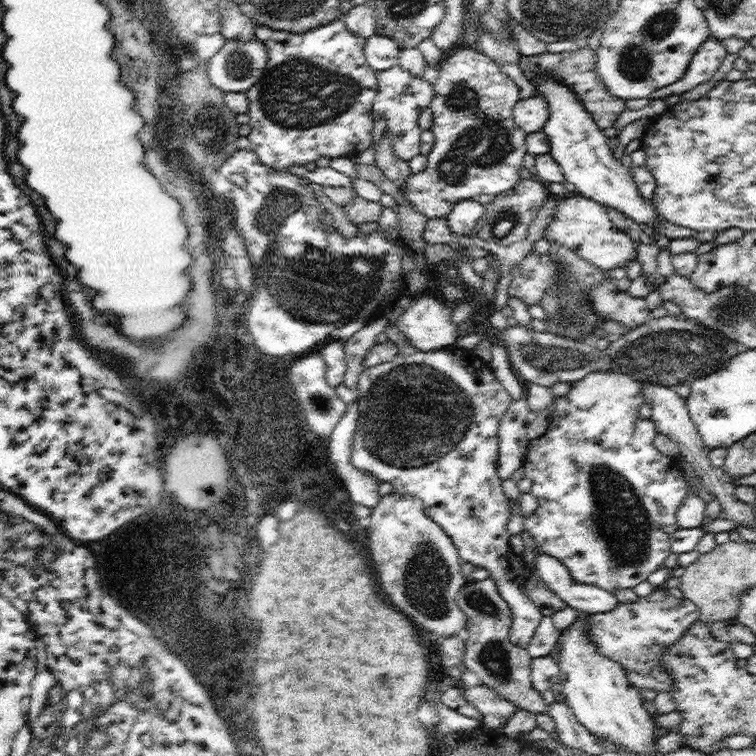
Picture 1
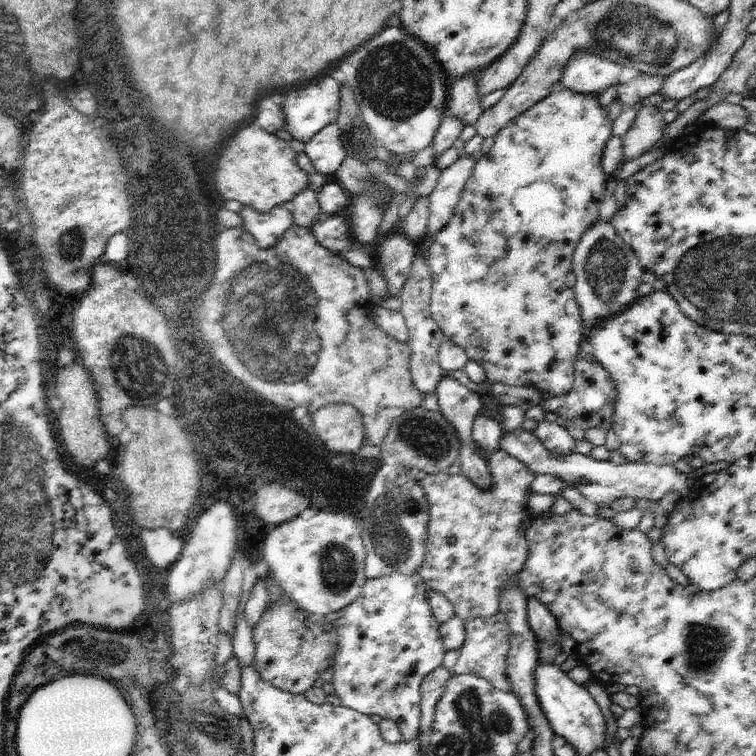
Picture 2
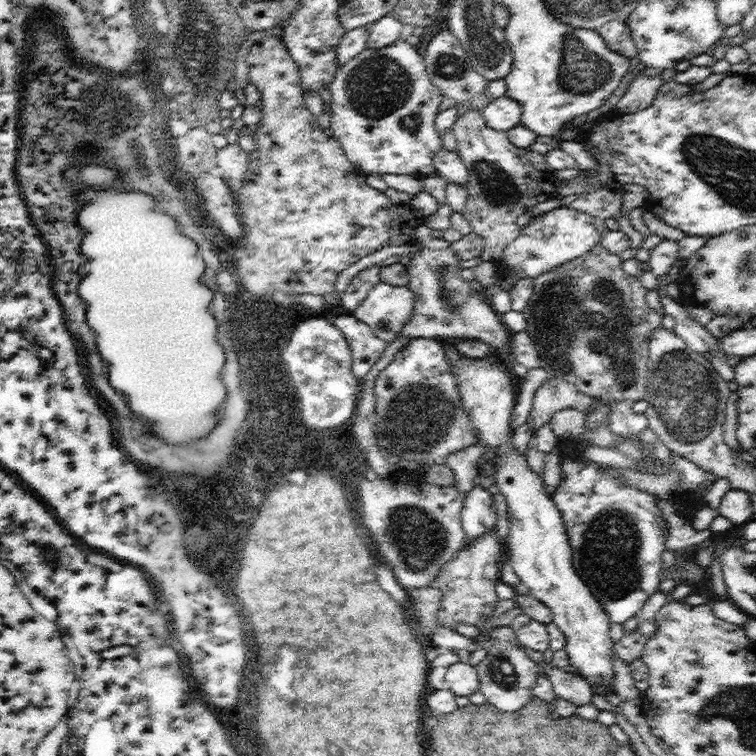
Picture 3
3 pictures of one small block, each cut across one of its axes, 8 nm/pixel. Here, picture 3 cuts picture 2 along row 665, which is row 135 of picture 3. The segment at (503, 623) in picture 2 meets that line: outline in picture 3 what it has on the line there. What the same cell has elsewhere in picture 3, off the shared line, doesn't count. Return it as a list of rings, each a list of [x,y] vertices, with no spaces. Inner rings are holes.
[[[469,110],[463,116],[457,116],[455,124],[451,126],[457,138],[457,152],[463,160],[469,180],[467,188],[467,202],[463,210],[457,210],[471,226],[471,232],[483,238],[481,262],[483,260],[497,260],[503,256],[503,248],[513,242],[521,228],[515,226],[515,218],[523,214],[529,206],[549,196],[547,176],[541,170],[535,170],[527,160],[527,148],[513,146],[505,132],[497,132],[489,128],[483,120],[481,110]]]

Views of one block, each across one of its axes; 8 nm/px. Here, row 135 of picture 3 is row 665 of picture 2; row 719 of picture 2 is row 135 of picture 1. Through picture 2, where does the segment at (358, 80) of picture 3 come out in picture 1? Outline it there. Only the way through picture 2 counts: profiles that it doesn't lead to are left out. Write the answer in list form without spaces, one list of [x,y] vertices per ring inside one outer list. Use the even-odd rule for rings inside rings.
[[[399,64],[385,68],[385,70],[377,70],[375,80],[377,80],[377,86],[375,86],[369,116],[373,118],[373,124],[379,118],[385,120],[385,130],[383,130],[381,138],[389,138],[395,156],[399,156],[399,160],[403,160],[403,162],[409,162],[413,156],[419,154],[423,130],[417,126],[417,120],[419,120],[421,112],[425,108],[429,108],[429,104],[433,100],[433,86],[427,80],[423,80],[423,76],[417,76],[417,74],[401,68]]]

